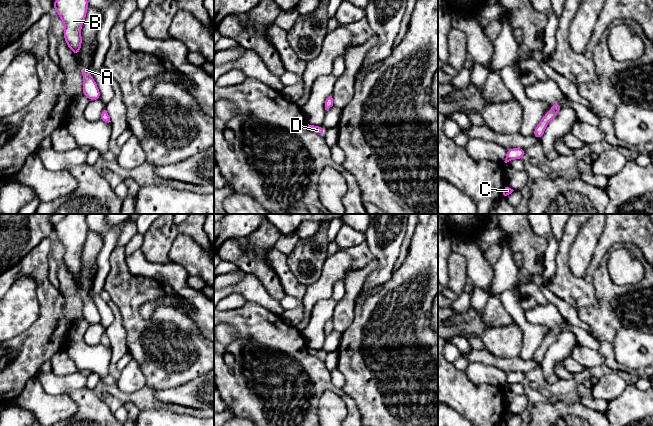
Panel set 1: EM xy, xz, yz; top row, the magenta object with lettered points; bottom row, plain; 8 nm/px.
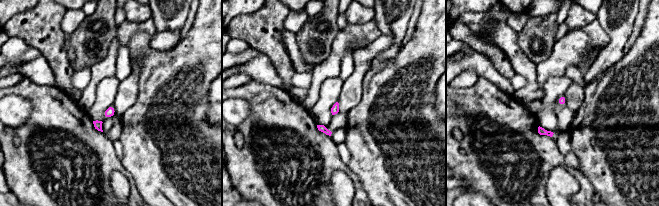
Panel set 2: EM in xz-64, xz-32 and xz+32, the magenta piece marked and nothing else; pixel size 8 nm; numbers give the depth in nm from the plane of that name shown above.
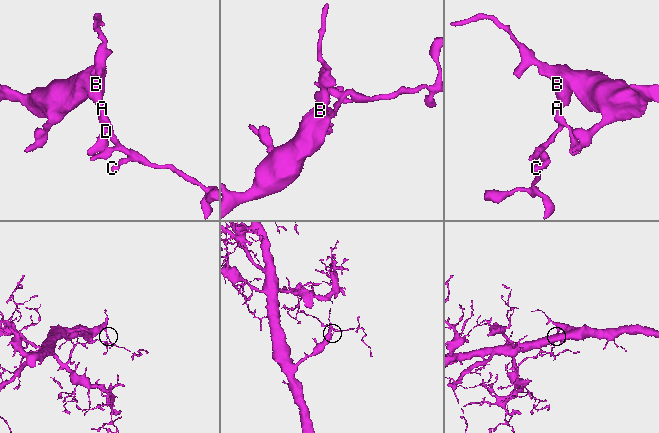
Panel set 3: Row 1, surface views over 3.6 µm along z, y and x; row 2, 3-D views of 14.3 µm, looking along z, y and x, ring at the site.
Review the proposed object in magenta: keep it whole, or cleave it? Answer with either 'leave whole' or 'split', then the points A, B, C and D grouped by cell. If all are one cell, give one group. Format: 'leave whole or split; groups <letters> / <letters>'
leave whole; groups A B C D

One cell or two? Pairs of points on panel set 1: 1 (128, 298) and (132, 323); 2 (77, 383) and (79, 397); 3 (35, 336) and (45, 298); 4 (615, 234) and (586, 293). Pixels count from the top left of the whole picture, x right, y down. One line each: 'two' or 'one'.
1: one
2: two
3: one
4: one

